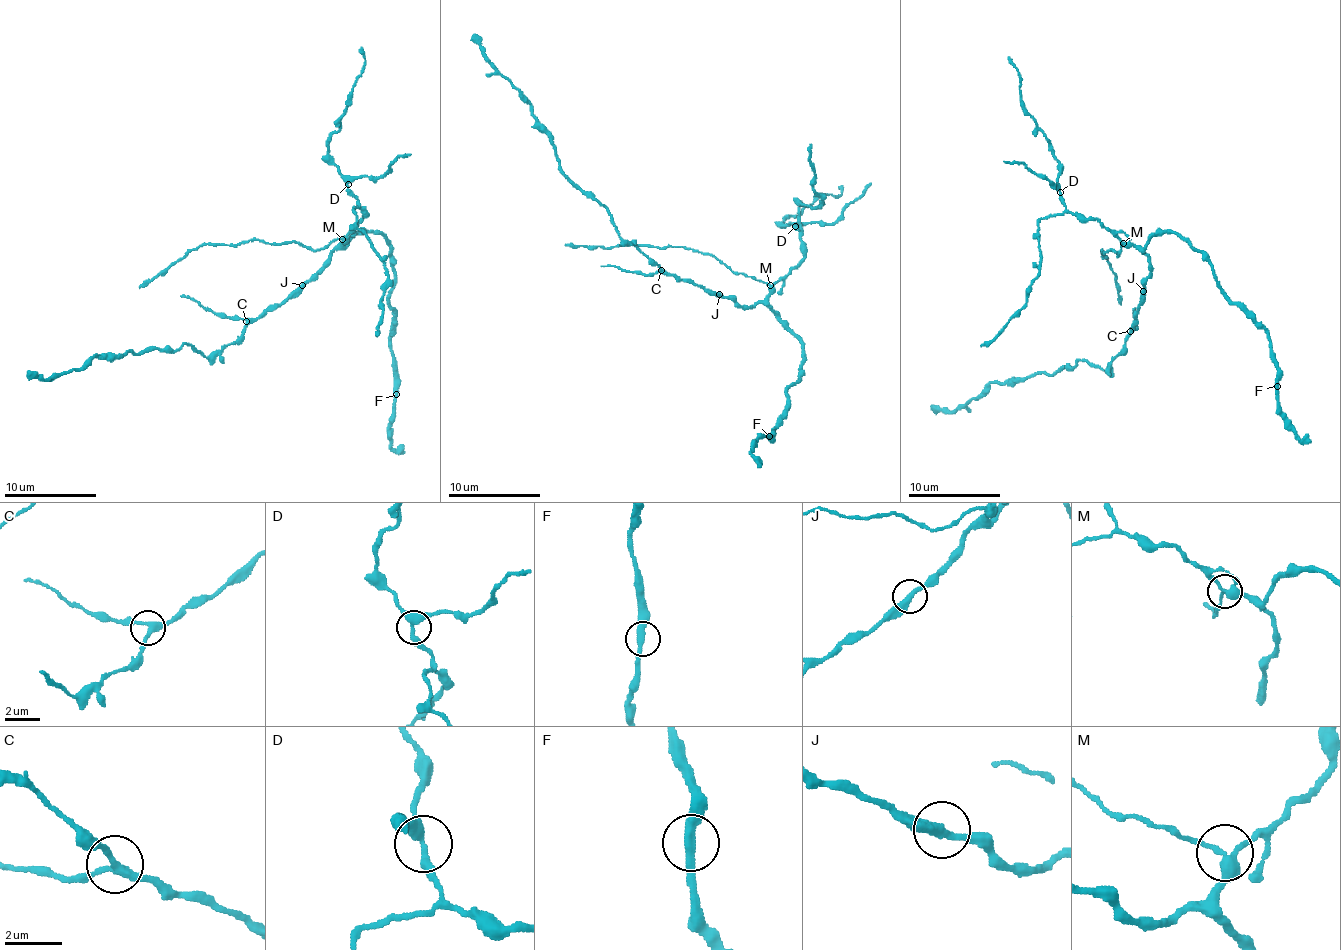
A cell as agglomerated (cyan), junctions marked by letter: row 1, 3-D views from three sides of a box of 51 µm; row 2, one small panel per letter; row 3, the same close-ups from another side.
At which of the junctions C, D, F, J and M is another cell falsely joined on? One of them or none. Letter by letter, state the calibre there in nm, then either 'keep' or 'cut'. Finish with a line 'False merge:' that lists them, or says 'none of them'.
C: 260 nm thick; keep
D: 360 nm thick; keep
F: 360 nm thick; keep
J: 320 nm thick; keep
M: 320 nm thick; cut
False merge: M

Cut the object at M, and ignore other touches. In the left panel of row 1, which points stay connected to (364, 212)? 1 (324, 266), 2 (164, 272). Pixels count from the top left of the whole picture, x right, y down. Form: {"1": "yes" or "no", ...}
{"1": "yes", "2": "no"}

